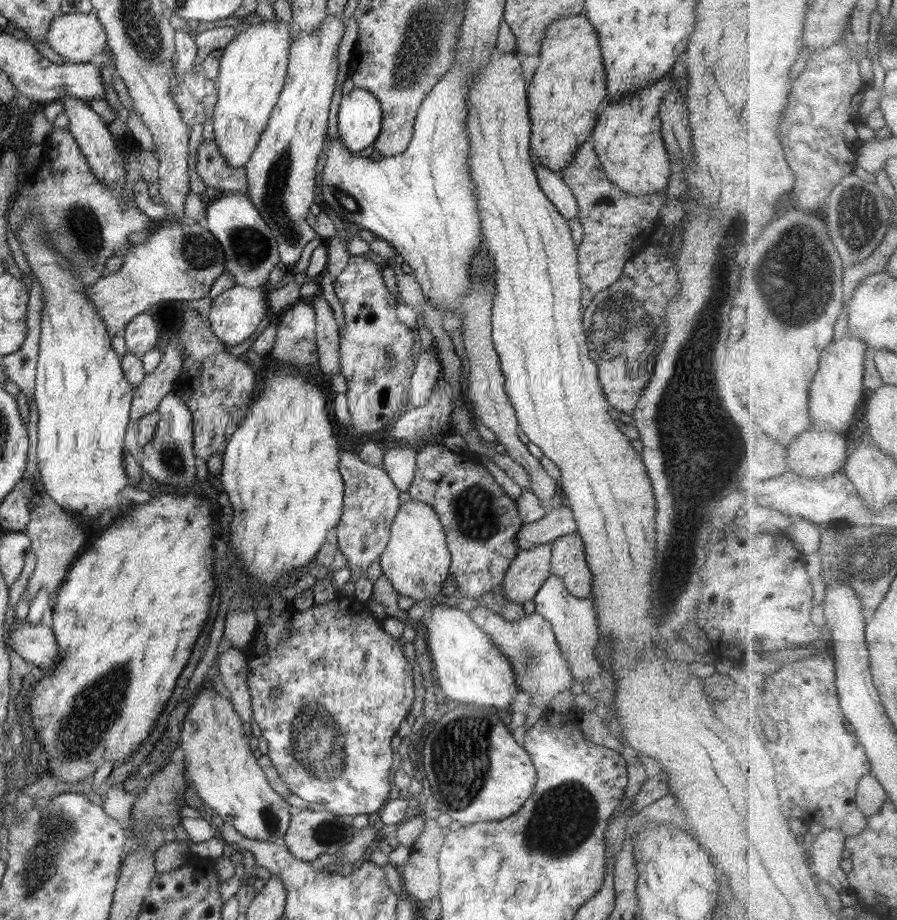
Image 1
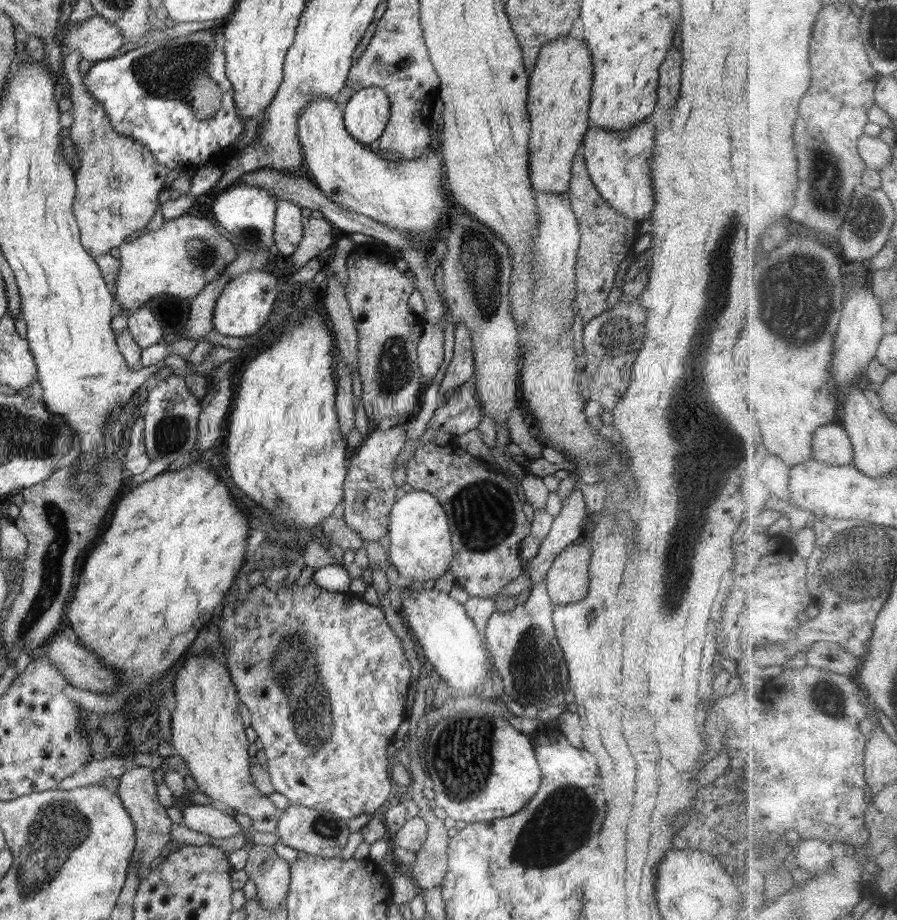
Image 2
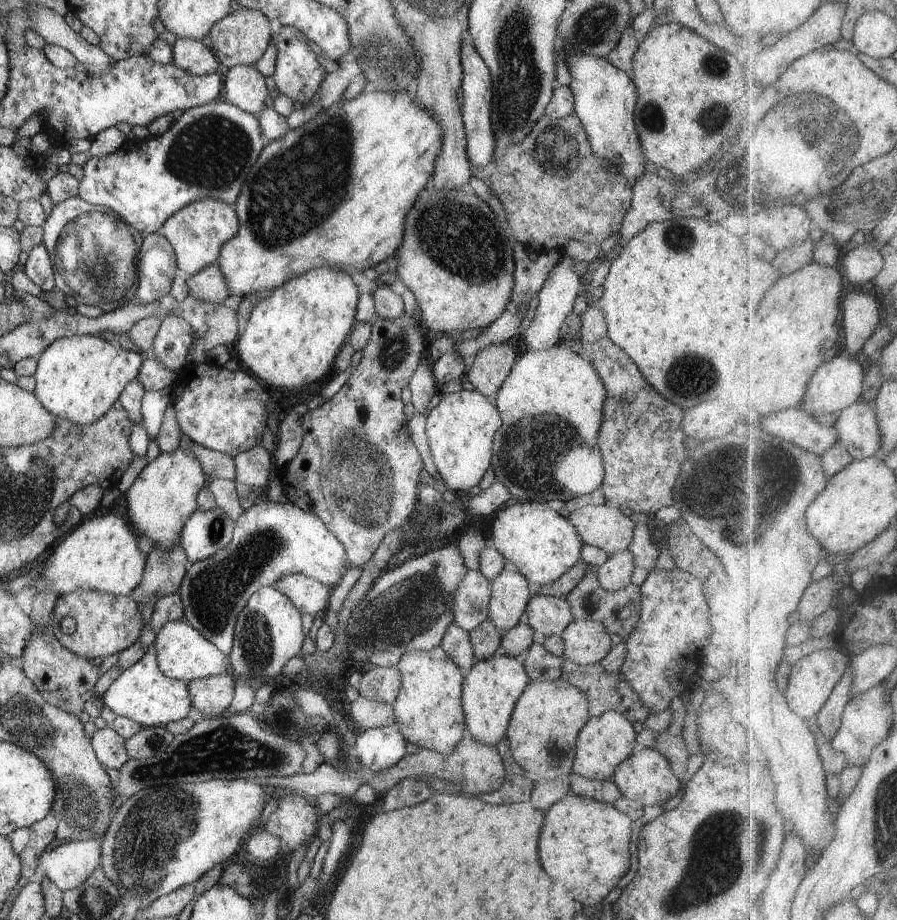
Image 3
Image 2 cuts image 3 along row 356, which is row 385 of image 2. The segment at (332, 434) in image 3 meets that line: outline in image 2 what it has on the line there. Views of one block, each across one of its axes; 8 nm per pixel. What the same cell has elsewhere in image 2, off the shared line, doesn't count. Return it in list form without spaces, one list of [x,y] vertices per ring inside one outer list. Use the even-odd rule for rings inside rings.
[[[355,244],[346,263],[345,295],[359,338],[357,370],[362,381],[361,403],[368,420],[375,423],[392,414],[410,412],[400,408],[386,410],[386,396],[410,394],[418,398],[420,386],[423,386],[417,363],[417,346],[424,323],[421,316],[409,308],[408,297],[414,285],[396,269],[395,260],[380,246]]]

